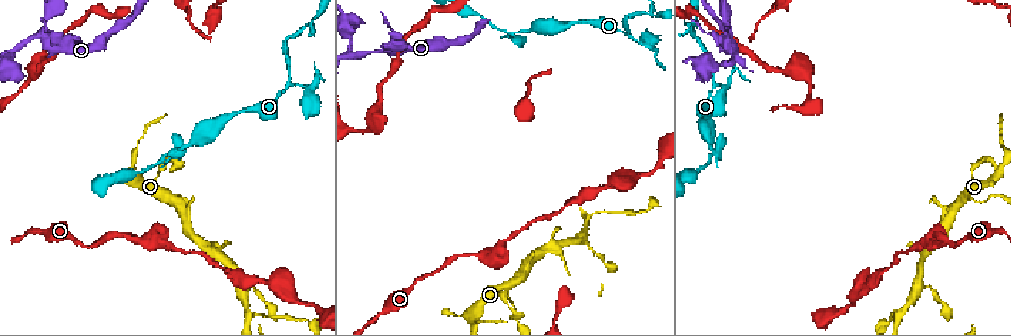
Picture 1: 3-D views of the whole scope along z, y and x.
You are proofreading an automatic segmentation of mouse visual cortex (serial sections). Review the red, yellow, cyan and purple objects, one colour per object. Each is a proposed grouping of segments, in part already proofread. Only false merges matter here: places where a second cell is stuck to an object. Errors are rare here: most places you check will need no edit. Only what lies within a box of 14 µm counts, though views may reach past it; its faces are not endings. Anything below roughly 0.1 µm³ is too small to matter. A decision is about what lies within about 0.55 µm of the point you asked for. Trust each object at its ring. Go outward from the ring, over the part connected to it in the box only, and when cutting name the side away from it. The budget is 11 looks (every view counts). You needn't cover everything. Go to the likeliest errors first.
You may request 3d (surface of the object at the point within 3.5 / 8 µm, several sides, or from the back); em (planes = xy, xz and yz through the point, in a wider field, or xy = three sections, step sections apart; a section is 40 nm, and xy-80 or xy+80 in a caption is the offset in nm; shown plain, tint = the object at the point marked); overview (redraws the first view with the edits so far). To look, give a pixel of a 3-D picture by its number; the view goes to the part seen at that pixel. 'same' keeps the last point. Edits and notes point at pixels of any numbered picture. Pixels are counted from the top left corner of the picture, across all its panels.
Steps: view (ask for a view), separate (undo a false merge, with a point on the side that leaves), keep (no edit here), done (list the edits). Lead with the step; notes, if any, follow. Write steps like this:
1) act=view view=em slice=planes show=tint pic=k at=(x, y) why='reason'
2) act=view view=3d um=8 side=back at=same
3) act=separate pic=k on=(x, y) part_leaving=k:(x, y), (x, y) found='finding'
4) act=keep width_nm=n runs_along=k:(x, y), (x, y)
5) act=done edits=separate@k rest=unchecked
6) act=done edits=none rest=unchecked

act=view view=3d um=3.5 pic=1 at=(170, 151) why='narrows sharply'

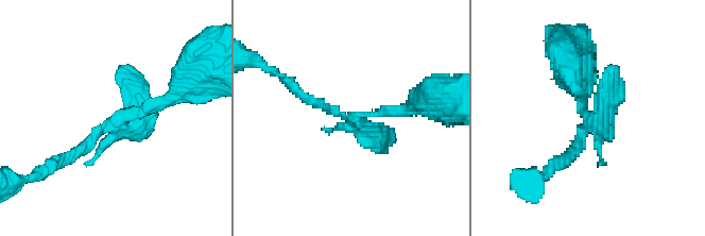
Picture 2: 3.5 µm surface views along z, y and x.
act=view view=em slice=xy step=2 show=tint pic=2 at=(590, 122) why='now the EM'

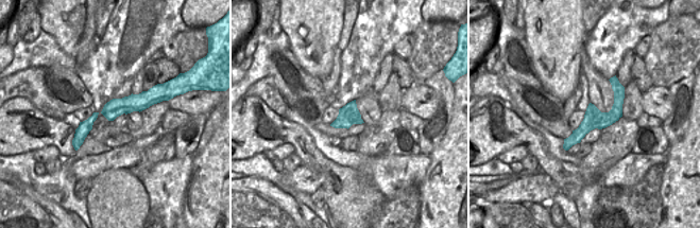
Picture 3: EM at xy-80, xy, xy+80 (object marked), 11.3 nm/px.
act=keep width_nm=240 runs_along=3:(614, 80), (617, 108), (566, 146) found='one cell here'

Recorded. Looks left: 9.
act=view view=3d um=8 pic=1 at=(628, 36) why='three arms meet'

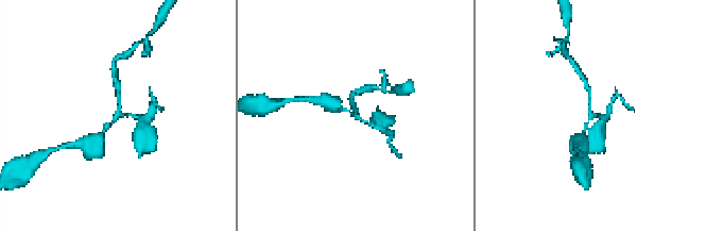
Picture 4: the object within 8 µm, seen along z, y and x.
act=view view=em slice=xy step=1 show=tint pic=4 at=(592, 114) why='now the EM'

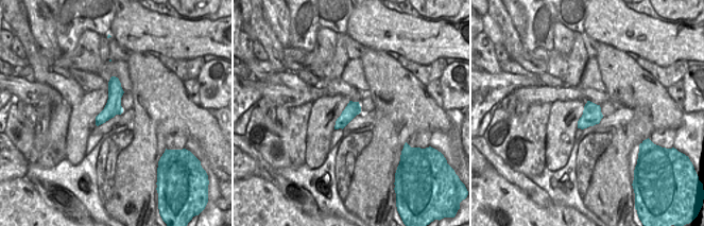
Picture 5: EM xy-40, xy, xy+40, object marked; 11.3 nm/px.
act=keep width_nm=160 runs_along=4:(93, 142), (118, 115), (137, 117), (141, 125) found='one cell here'

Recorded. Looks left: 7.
act=view view=3d um=3.5 pic=1 at=(395, 47) why='thick turns thin'

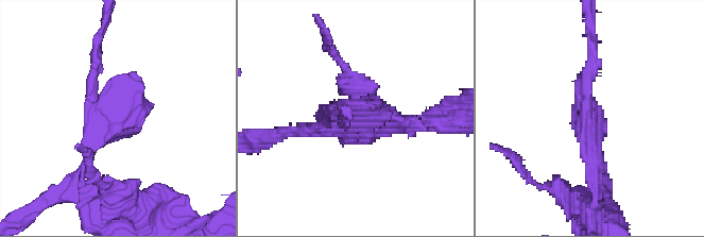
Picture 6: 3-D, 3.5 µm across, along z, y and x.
act=view view=em slice=xy step=2 show=tint pic=6 at=(591, 121) why='shape alone is not enough'

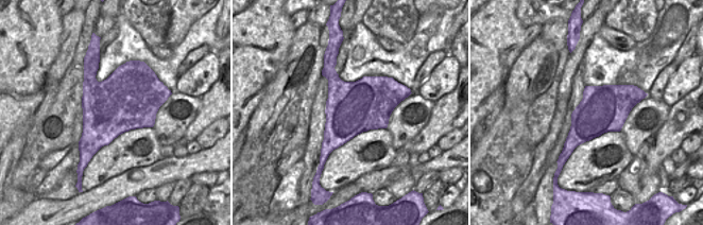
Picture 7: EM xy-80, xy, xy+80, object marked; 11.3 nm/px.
act=keep runs_along=6:(82, 182), (88, 149), (137, 100), (137, 80) found='continuous, no second cell'

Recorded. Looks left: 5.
act=view view=3d um=3.5 pic=1 at=(903, 308) why='three-way junction'

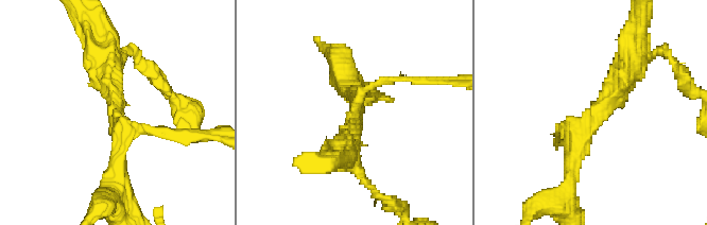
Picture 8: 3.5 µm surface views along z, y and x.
act=view view=em slice=xy step=2 show=tint pic=8 at=(353, 115)

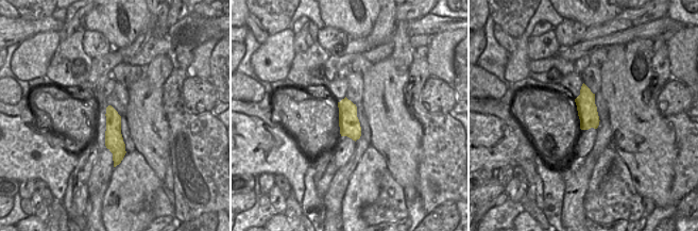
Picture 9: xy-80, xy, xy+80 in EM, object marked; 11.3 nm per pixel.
act=view view=em slice=xy step=5 show=tint at=same

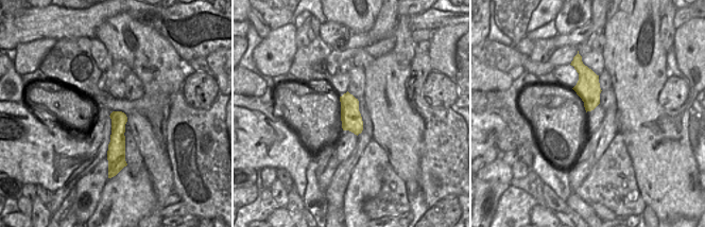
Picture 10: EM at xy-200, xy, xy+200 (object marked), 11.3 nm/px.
act=keep arm_widths_nm=150,250,400 runs_along=8:(633, 62), (600, 110), (556, 133) found='one cell here'

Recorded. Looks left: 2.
act=done edits=none rest=unchecked

